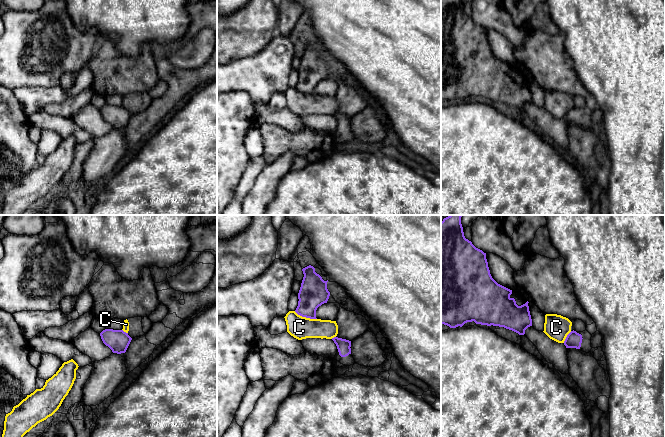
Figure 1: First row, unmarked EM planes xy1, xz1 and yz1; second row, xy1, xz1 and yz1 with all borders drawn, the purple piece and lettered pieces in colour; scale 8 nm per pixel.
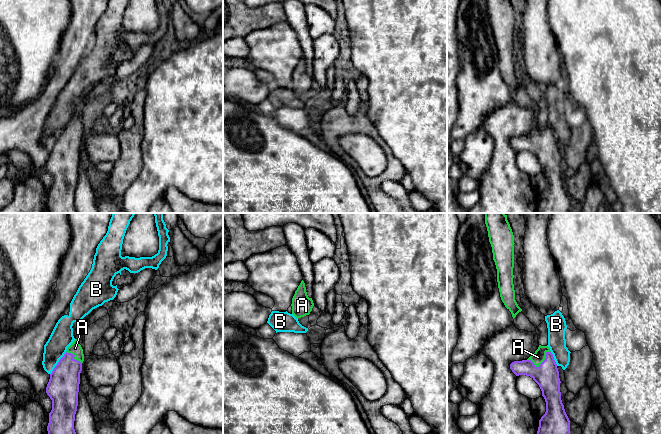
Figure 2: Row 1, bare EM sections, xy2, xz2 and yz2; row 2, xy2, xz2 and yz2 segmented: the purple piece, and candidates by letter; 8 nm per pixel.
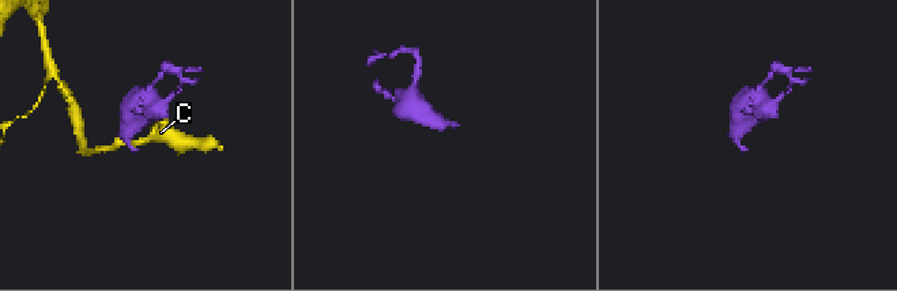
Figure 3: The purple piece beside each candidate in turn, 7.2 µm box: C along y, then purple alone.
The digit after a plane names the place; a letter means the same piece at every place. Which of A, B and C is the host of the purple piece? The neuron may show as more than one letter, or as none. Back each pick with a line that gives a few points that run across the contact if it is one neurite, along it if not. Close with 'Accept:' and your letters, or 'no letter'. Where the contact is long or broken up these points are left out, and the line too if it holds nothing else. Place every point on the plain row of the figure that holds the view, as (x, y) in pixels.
A: Line: yz2 (546, 151), (541, 139), (538, 133)
Accept: A

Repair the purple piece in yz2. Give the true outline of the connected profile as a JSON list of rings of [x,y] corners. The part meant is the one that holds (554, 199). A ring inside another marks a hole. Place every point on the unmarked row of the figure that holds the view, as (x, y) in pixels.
[[[539,121],[527,136],[512,138],[510,145],[516,152],[530,152],[542,167],[546,188],[539,196],[536,213],[568,213],[570,196],[561,176],[559,147],[550,124]]]

